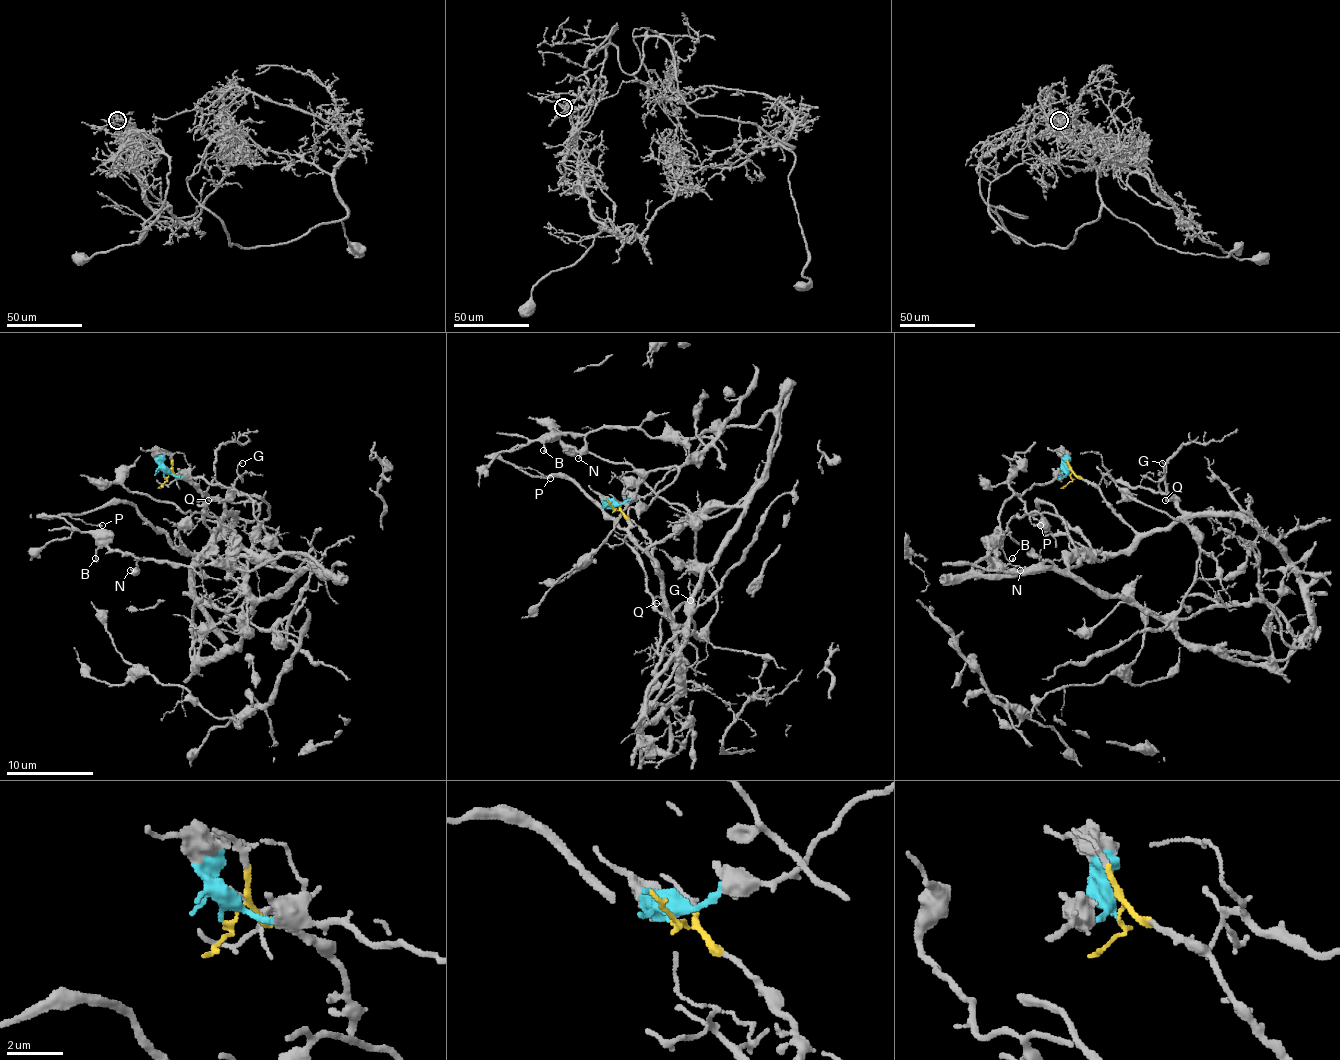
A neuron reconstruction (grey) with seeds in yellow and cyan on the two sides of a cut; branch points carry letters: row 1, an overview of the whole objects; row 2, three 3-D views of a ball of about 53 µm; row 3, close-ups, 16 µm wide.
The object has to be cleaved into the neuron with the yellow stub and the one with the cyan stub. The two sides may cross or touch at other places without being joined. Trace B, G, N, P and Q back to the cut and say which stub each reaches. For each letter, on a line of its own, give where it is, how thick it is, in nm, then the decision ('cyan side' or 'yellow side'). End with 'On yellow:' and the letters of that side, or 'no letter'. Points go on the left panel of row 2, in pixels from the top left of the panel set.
B: (95, 558) | 150 nm | cyan side
G: (242, 463) | 120 nm | yellow side
N: (130, 570) | 320 nm | cyan side
P: (102, 525) | 140 nm | yellow side
Q: (208, 500) | 110 nm | yellow side
On yellow: G, P, Q

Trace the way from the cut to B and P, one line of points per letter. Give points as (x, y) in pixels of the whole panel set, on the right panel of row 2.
B: (1070, 477), (1006, 501), (989, 552), (1000, 569), (989, 565), (1000, 547), (1013, 558)
P: (1070, 477), (1081, 475), (1100, 493), (1135, 538), (1124, 549), (1096, 552), (1043, 501), (1030, 517), (1039, 525)

